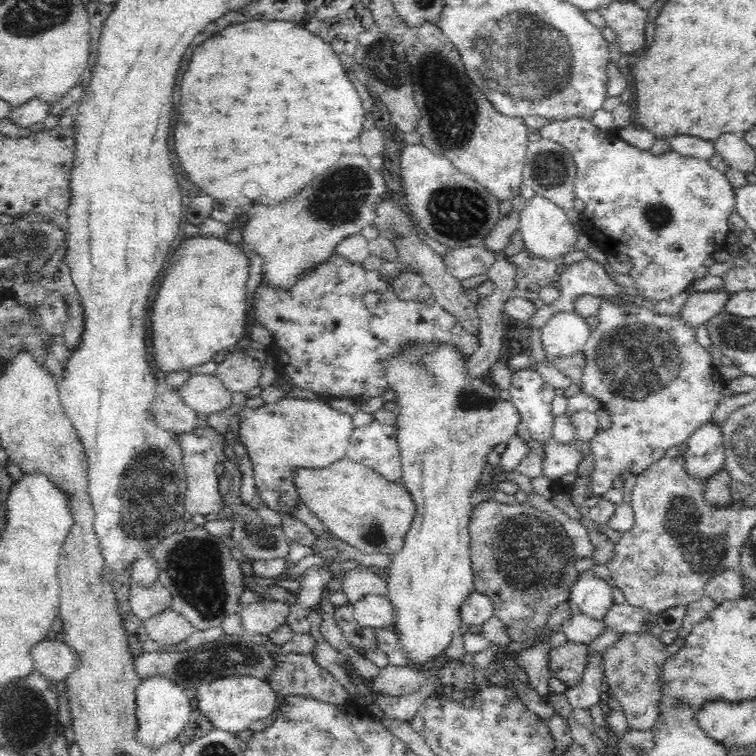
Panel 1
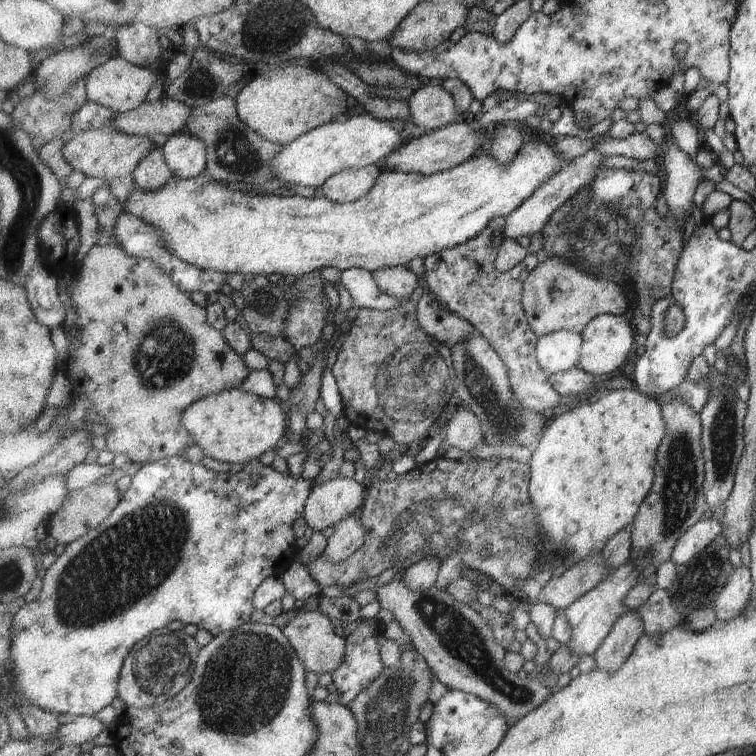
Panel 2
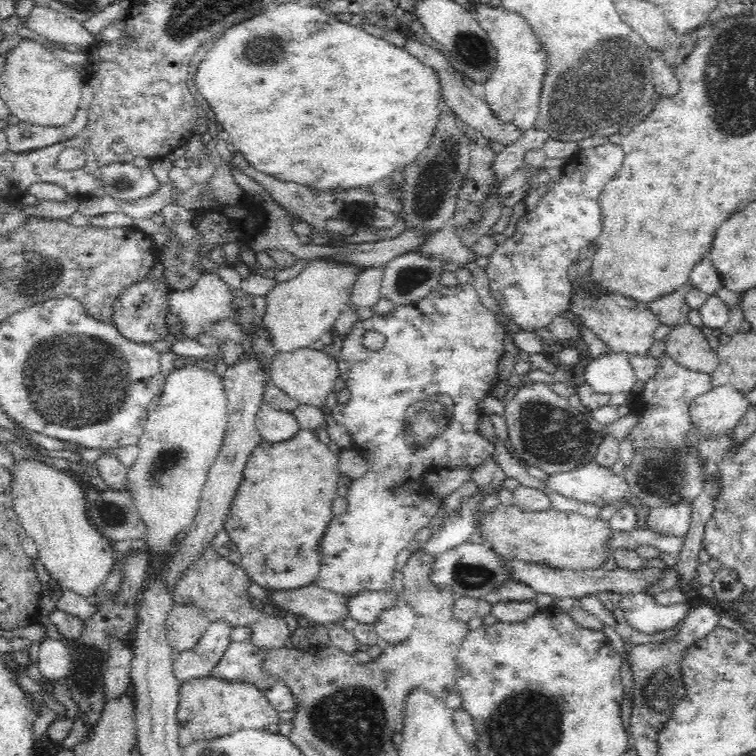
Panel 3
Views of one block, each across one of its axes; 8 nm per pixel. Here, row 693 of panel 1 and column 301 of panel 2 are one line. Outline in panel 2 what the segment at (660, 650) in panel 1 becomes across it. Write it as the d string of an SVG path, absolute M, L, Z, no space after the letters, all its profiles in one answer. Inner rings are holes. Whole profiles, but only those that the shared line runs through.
M297 609L297 614L288 622L283 632L296 649L297 656L304 661L308 672L315 672L319 675L327 674L327 672L332 674L341 666L347 650L346 638L335 634L331 618L321 614L321 611L302 612Z

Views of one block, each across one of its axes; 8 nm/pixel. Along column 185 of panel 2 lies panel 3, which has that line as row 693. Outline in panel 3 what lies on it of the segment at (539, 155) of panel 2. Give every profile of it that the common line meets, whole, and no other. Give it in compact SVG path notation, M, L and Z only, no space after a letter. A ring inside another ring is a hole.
M210 675L192 679L179 689L180 747L186 750L192 744L222 738L240 730L266 729L268 725L280 723L279 712L262 696L252 684L230 682Z

